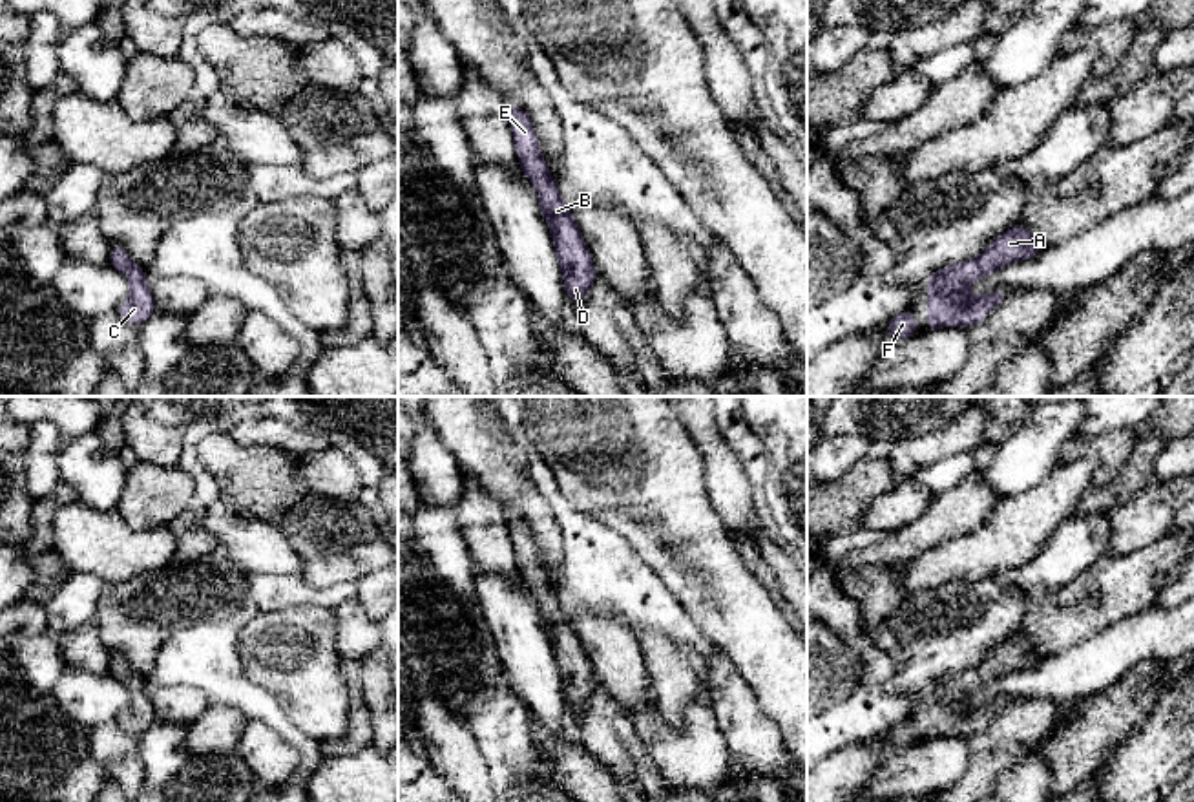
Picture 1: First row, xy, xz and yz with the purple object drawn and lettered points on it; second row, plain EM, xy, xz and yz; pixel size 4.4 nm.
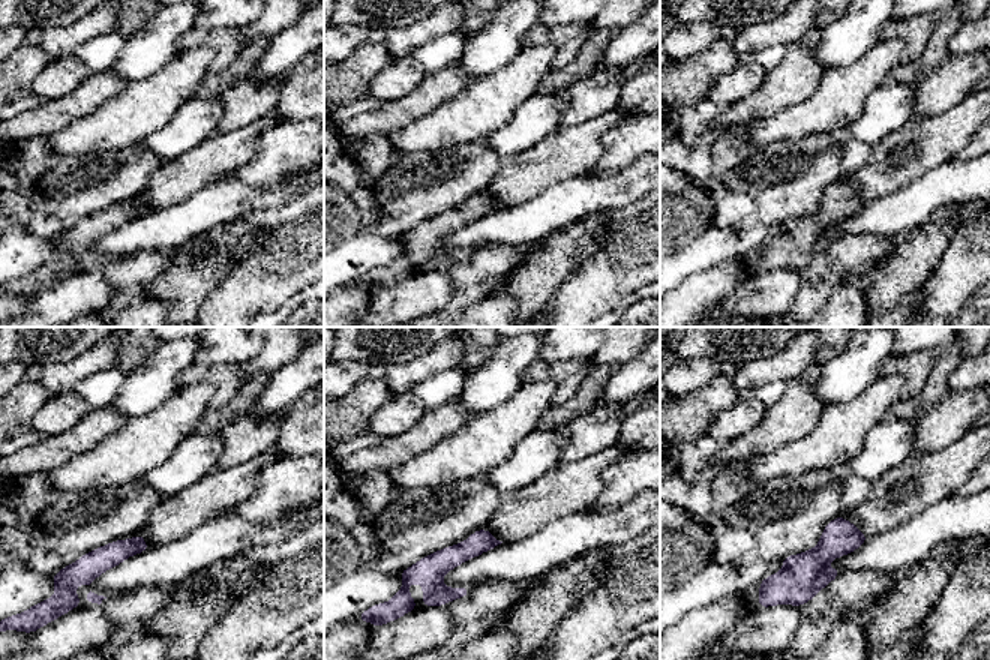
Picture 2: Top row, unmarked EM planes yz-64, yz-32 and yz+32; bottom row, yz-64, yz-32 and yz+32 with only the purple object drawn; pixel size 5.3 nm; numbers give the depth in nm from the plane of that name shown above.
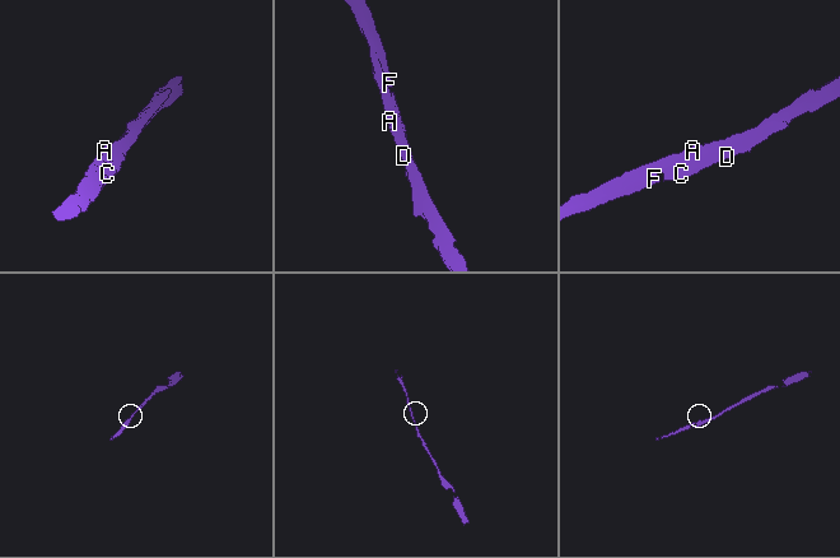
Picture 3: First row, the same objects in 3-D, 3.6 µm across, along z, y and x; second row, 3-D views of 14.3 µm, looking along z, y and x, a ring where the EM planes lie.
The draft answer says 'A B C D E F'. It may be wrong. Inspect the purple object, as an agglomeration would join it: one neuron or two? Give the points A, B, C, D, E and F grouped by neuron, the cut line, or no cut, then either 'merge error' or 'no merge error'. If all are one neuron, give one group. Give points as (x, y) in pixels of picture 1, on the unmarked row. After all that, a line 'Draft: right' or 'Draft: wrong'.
A B C D E F; no cut; no merge error
Draft: right

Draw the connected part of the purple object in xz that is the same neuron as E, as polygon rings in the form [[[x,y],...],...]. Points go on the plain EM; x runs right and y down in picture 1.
[[[509,513],[508,530],[520,579],[537,597],[539,614],[544,628],[548,630],[555,663],[562,678],[566,705],[571,711],[581,711],[597,685],[592,663],[582,649],[573,621],[562,610],[557,590],[551,586],[550,577],[544,572],[537,543],[528,522],[520,515]]]

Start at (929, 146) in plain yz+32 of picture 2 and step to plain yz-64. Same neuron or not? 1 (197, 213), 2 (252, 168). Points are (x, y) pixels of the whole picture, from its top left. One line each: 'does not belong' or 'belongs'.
1: does not belong
2: does not belong

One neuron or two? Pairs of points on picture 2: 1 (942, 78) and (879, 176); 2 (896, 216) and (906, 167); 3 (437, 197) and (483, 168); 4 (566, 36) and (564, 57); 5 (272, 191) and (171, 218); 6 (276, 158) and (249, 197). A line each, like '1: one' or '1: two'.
1: two
2: two
3: one
4: one
5: one
6: two

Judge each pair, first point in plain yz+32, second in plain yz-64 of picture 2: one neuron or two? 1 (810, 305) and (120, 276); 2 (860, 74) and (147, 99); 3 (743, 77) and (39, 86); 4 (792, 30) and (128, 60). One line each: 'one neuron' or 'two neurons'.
1: one neuron
2: one neuron
3: one neuron
4: two neurons

